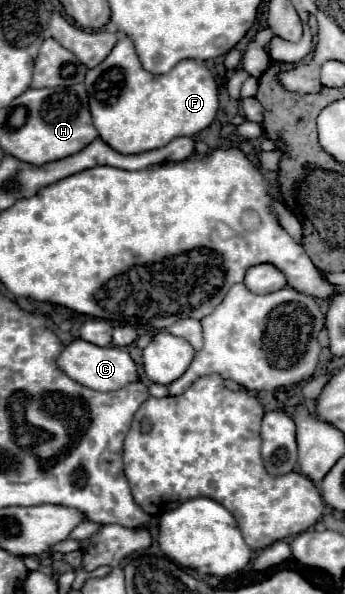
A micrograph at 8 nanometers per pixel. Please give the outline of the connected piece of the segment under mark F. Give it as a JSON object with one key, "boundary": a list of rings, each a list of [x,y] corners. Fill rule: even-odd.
{"boundary":[[[128,36],[116,42],[104,62],[88,70],[84,86],[100,138],[120,154],[142,154],[178,136],[194,136],[210,126],[218,112],[218,86],[202,62],[182,60],[166,74],[152,74],[144,70]]]}

